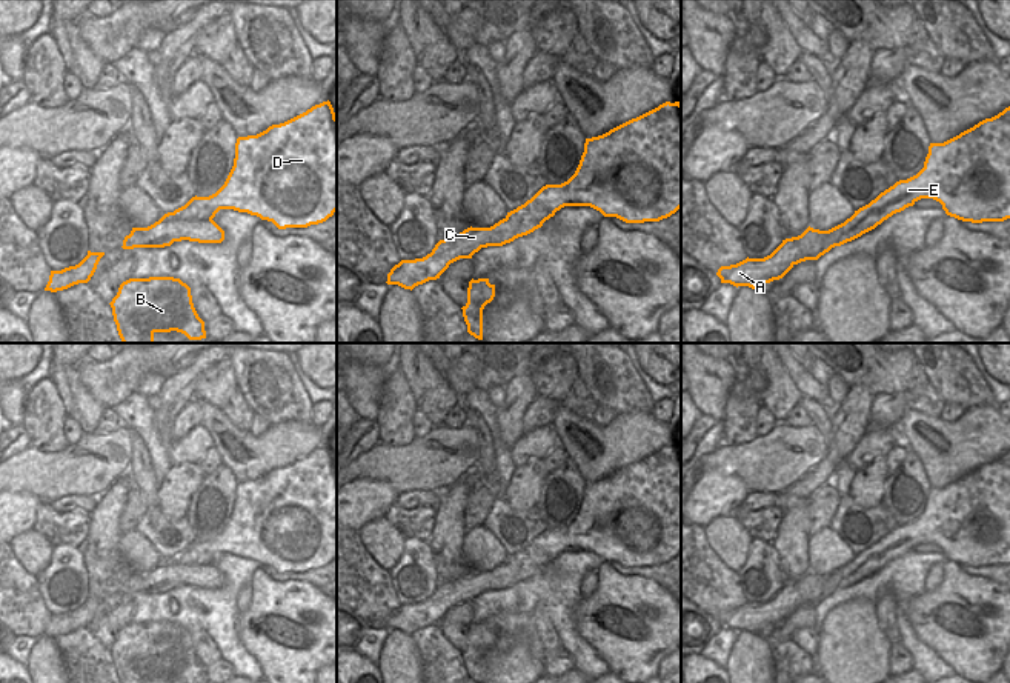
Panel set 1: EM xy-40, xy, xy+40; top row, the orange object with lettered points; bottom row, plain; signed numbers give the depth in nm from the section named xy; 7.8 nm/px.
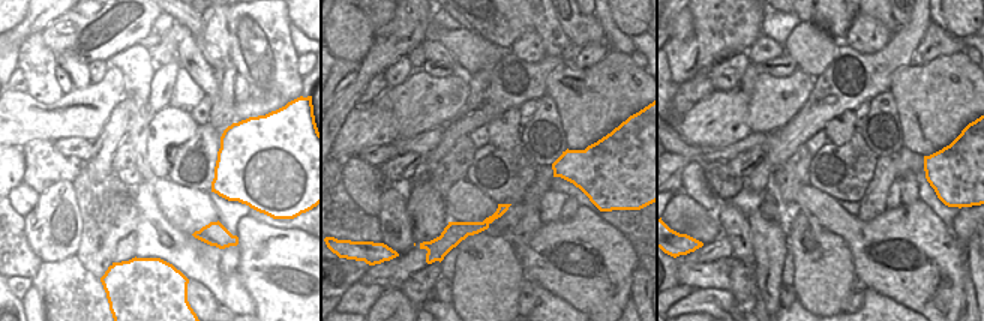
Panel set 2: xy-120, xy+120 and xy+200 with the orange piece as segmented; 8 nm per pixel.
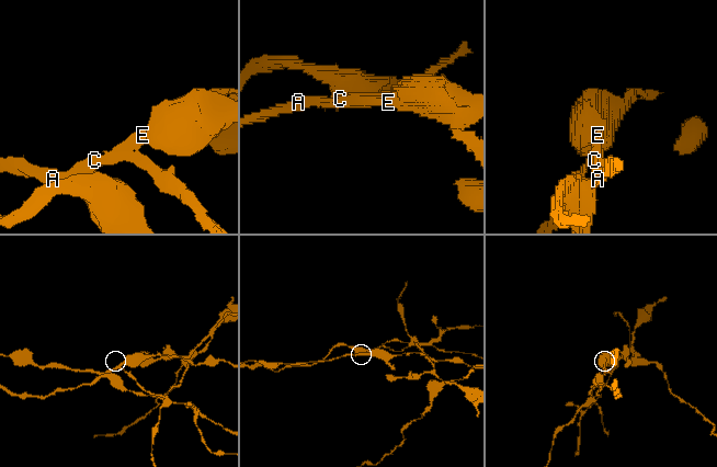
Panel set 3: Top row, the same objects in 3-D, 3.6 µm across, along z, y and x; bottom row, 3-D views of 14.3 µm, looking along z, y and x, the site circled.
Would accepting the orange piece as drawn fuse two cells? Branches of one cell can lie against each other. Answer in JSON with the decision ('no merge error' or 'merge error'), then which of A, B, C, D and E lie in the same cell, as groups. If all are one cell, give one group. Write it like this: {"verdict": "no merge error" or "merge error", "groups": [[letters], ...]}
{"verdict": "merge error", "groups": [["A", "B", "C"], ["D", "E"]]}

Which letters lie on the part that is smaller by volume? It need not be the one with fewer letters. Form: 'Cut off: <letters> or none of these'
Cut off: D, E

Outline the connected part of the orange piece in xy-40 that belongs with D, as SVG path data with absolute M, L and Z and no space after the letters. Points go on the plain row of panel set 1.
M331 446L257 480L238 481L234 511L224 529L209 541L192 541L161 563L186 566L214 563L220 554L234 554L272 566L278 574L307 572L326 566L337 555L337 461Z

